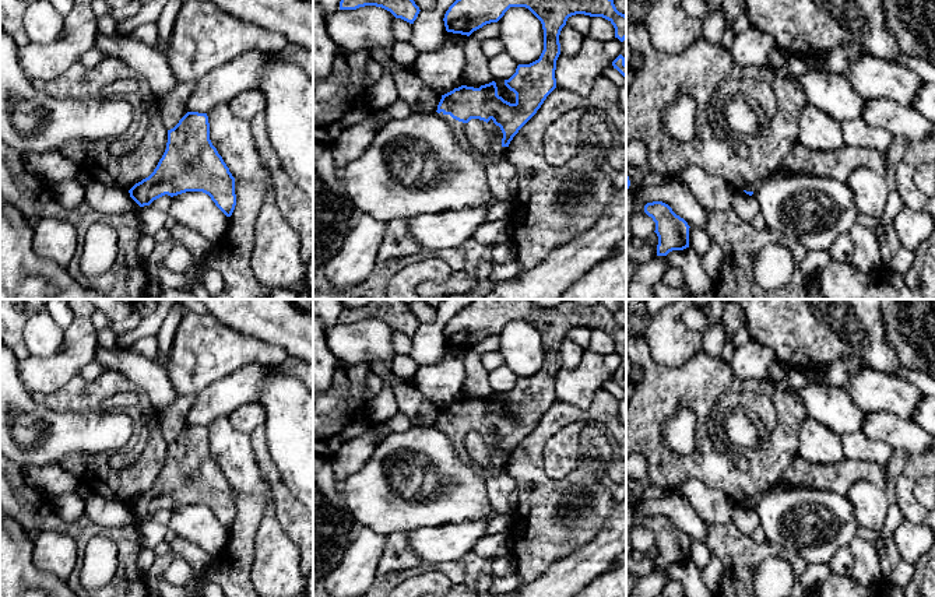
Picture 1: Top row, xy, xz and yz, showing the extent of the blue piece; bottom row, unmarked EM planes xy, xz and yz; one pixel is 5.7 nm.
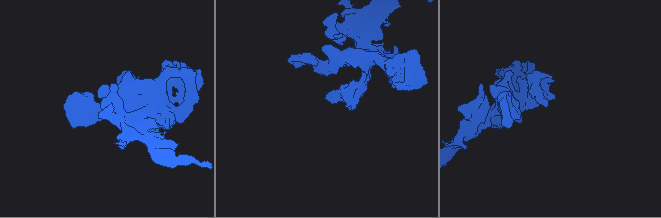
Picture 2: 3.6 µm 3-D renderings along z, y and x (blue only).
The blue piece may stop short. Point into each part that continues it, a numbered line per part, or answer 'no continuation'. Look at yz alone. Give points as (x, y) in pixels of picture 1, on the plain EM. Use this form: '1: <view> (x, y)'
1: yz (754, 499)

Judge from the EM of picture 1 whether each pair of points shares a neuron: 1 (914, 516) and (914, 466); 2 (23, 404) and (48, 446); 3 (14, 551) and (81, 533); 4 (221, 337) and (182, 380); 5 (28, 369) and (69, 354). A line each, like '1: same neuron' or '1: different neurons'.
1: same neuron
2: same neuron
3: different neurons
4: same neuron
5: same neuron

